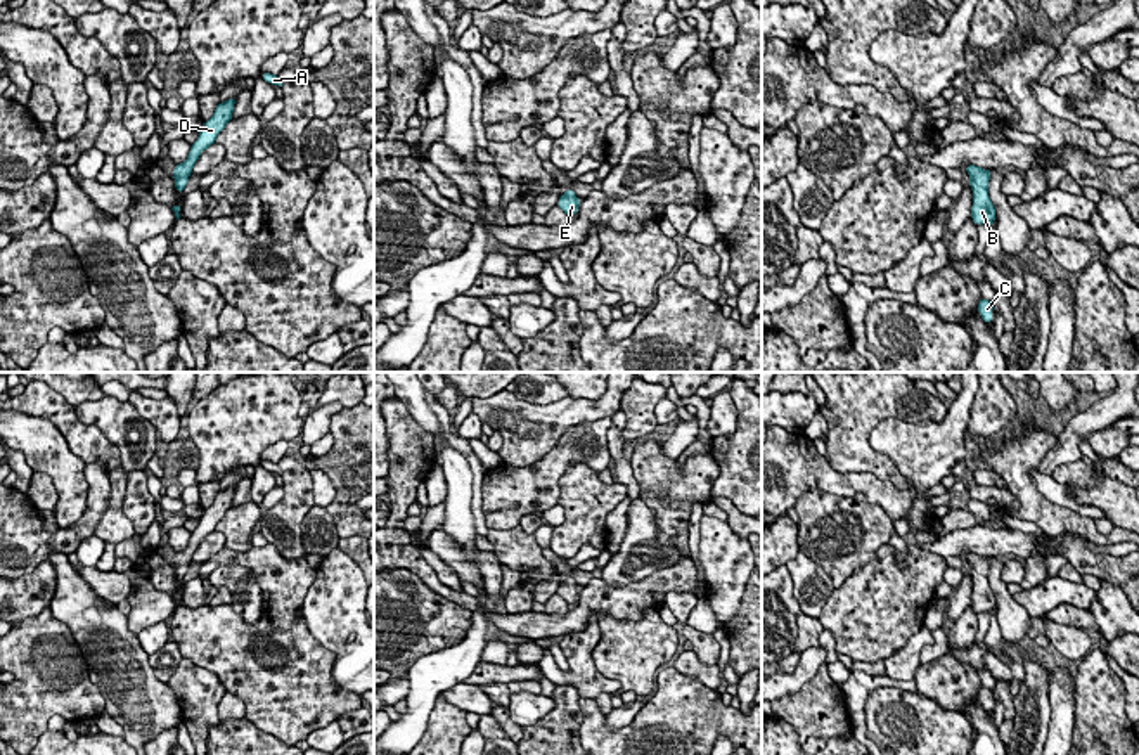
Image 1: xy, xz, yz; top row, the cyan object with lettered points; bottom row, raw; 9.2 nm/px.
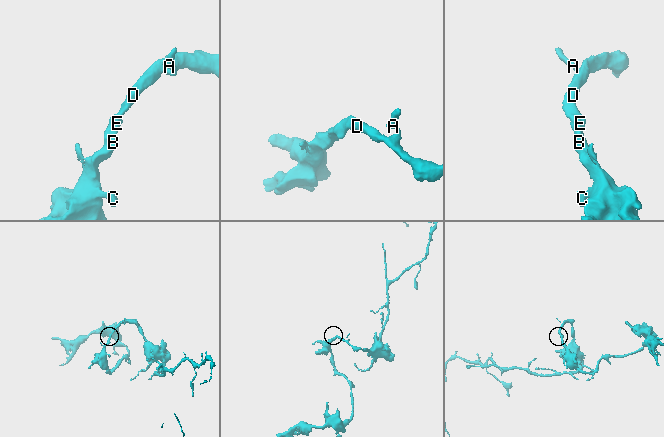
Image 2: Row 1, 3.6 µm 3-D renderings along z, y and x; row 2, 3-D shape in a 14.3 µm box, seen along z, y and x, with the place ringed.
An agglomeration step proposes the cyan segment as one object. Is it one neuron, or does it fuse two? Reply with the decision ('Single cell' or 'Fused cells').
Single cell

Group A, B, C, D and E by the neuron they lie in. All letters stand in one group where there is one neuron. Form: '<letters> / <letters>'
A B C D E

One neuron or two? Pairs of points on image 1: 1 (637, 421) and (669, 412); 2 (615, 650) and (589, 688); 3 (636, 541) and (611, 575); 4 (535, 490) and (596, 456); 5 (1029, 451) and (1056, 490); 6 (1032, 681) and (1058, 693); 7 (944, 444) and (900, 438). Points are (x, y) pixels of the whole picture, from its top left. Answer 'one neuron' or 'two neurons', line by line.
1: two neurons
2: two neurons
3: one neuron
4: one neuron
5: two neurons
6: two neurons
7: one neuron

